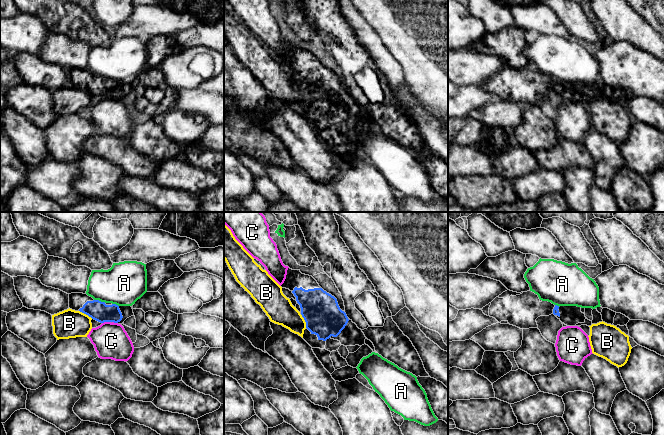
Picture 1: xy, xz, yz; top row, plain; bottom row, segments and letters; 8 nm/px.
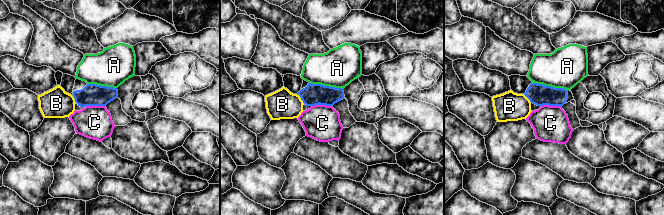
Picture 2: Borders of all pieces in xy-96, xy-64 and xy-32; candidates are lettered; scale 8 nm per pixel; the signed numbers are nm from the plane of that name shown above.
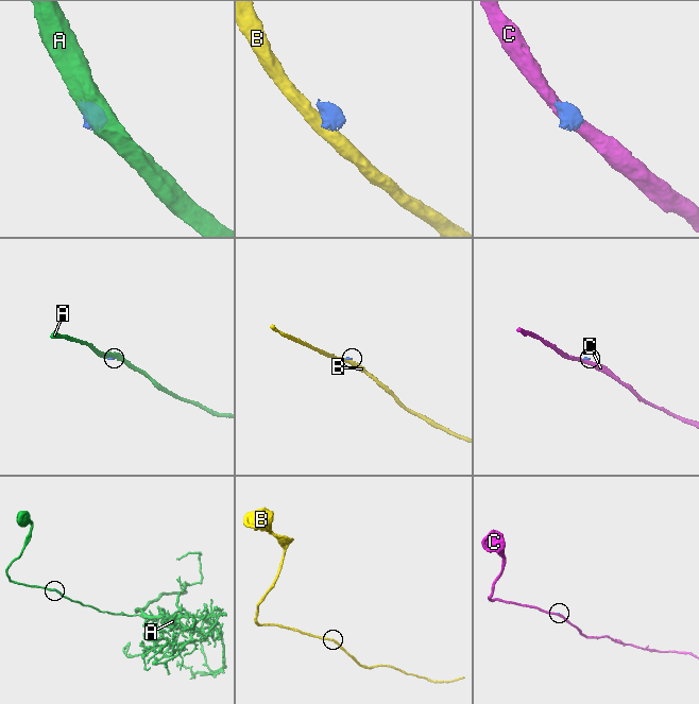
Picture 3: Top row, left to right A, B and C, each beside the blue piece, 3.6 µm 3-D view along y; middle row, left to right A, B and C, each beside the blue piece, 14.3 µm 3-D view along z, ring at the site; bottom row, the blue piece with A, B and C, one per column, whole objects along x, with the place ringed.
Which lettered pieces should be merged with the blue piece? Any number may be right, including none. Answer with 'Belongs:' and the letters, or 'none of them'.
Belongs: none of them

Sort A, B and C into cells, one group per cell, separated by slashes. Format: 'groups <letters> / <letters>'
groups A / B / C

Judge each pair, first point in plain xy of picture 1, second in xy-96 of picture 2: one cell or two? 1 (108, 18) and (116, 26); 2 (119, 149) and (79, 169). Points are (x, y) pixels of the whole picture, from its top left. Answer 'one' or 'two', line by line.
1: two
2: two

